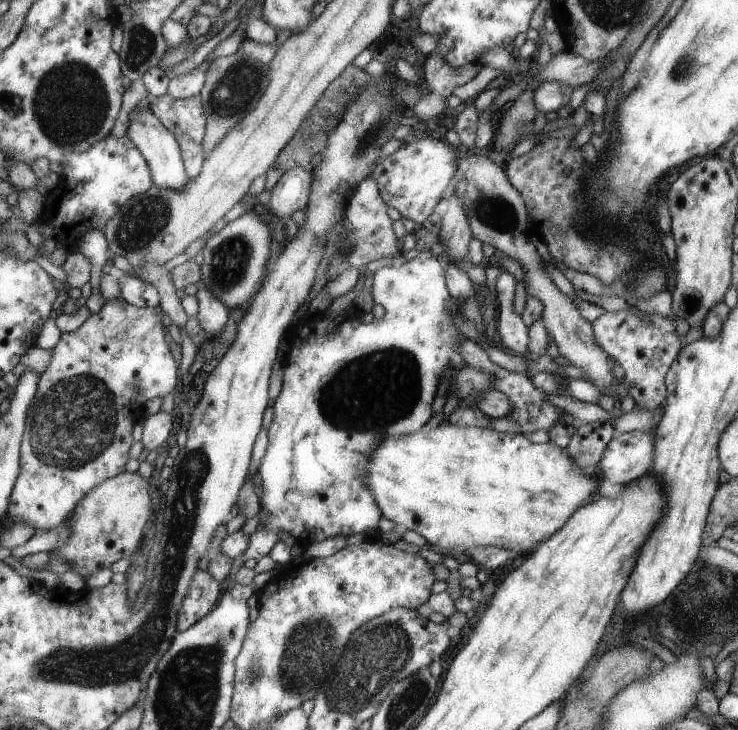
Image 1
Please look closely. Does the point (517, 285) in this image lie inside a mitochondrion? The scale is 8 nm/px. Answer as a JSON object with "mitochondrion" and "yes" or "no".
{"mitochondrion":"no"}

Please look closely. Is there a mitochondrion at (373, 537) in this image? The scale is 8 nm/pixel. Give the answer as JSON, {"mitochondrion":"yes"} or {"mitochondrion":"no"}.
{"mitochondrion":"no"}

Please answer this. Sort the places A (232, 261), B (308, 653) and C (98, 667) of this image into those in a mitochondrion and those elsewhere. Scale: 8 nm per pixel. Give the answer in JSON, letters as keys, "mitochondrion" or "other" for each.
{"A":"mitochondrion","B":"mitochondrion","C":"mitochondrion"}

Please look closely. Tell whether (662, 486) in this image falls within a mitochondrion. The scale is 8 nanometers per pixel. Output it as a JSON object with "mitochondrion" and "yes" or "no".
{"mitochondrion":"no"}

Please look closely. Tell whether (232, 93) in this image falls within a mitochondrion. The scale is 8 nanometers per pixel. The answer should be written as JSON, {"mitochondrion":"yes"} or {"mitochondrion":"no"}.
{"mitochondrion":"yes"}

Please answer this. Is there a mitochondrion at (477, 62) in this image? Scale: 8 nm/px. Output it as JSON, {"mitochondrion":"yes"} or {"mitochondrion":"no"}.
{"mitochondrion":"no"}

